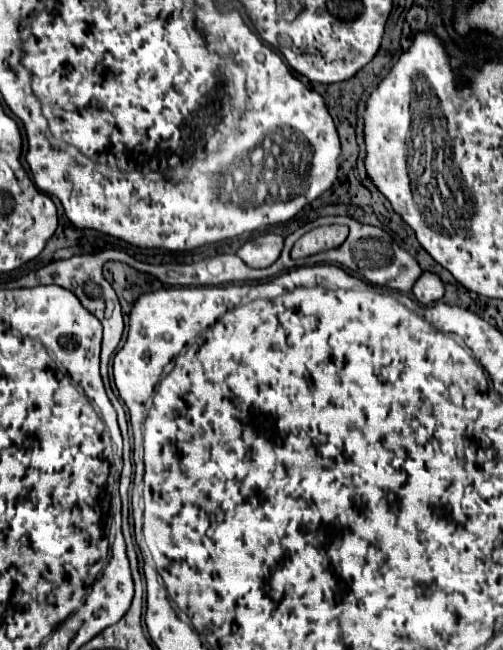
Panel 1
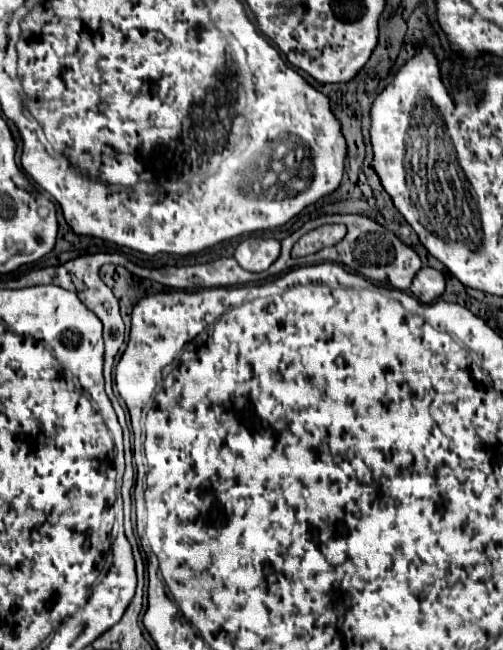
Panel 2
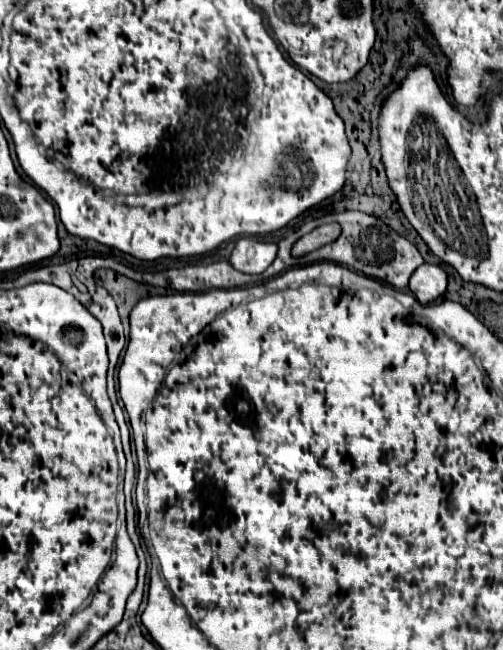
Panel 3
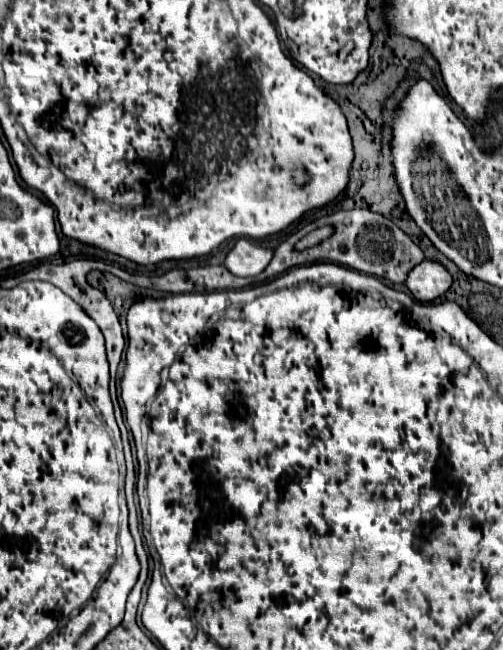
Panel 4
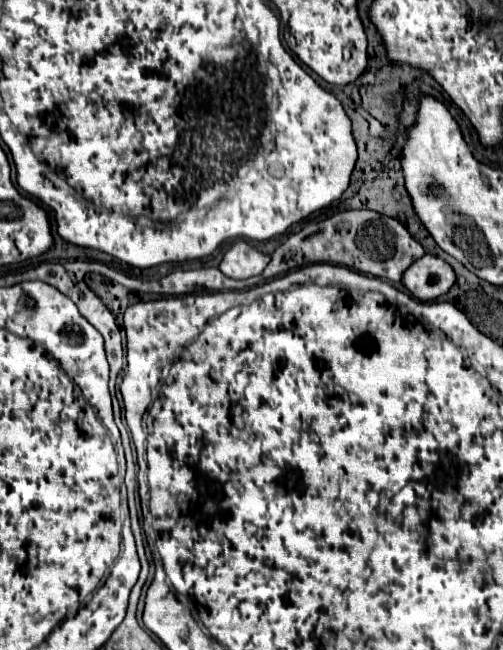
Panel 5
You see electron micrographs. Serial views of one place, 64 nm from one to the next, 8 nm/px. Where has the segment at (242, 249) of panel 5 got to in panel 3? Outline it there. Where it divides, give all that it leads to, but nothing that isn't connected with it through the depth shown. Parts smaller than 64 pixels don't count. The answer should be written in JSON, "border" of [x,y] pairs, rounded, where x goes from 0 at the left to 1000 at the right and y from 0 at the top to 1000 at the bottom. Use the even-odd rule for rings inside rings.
{"border":[[[477,366],[457,394],[457,403],[469,415],[485,422],[525,418],[549,397],[553,378],[545,372],[517,372],[509,366]]]}

